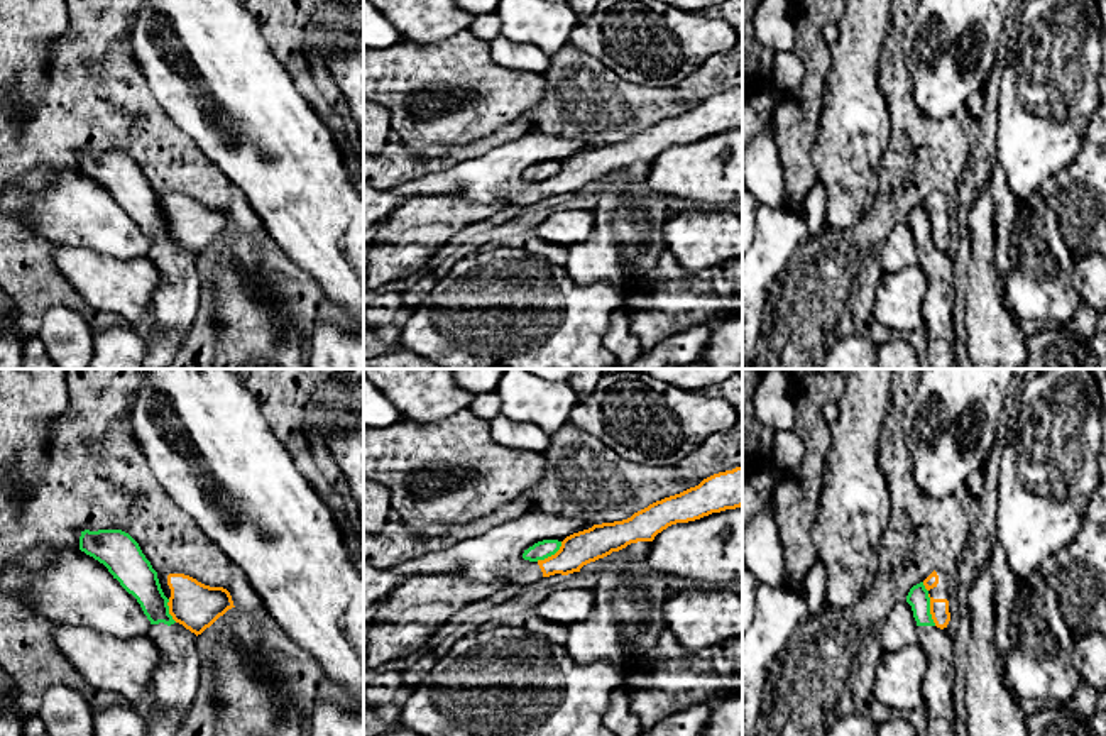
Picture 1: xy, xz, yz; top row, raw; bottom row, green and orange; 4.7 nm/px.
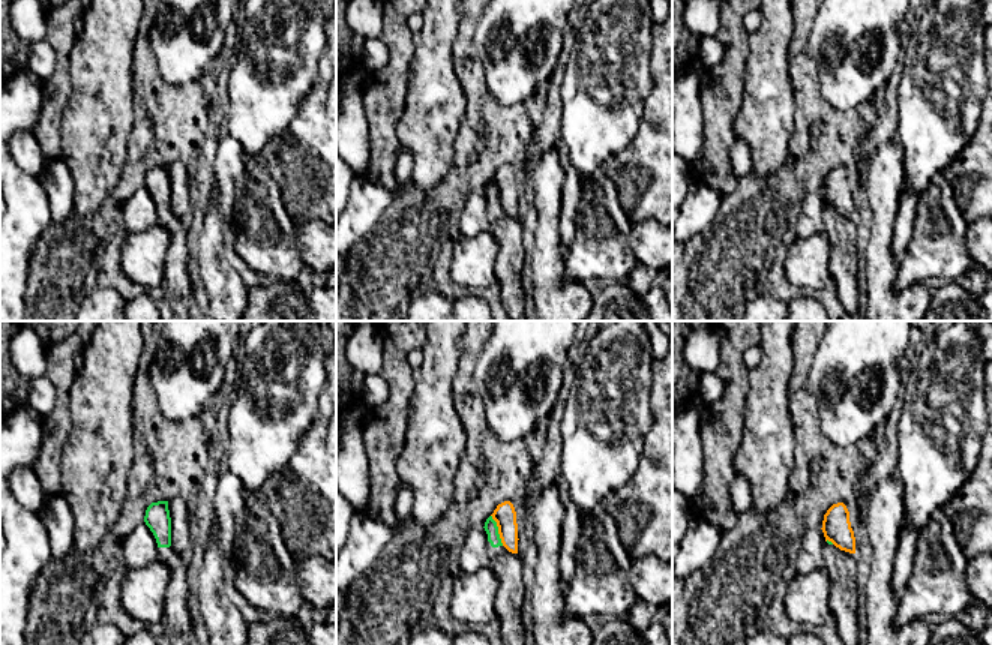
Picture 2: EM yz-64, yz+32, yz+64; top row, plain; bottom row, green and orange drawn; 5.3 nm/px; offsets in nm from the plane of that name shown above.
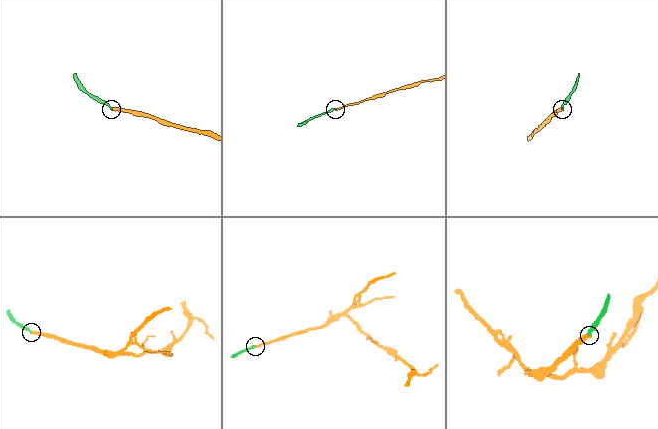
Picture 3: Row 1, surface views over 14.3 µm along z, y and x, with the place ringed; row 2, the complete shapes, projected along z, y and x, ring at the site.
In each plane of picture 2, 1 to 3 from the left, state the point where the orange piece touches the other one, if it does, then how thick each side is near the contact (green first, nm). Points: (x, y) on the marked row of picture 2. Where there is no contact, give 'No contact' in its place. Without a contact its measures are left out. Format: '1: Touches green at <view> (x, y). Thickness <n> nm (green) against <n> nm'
1: No contact
2: Touches green at yz+32 (497, 530). Thickness 70 nm (green) against 120 nm
3: Touches green at yz+64 (830, 542). Thickness 20 nm (green) against 160 nm

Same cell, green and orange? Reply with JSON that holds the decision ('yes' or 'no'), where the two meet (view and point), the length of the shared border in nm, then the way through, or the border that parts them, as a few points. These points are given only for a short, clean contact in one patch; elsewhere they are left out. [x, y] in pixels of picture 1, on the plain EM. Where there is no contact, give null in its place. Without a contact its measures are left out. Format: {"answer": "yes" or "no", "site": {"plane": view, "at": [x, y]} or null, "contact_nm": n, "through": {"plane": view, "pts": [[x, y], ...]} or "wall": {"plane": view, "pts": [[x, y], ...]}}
{"answer": "no", "site": {"plane": "yz", "at": [929, 230]}, "contact_nm": 160, "wall": {"plane": "yz", "pts": [[927, 215], [930, 239], [936, 246]]}}

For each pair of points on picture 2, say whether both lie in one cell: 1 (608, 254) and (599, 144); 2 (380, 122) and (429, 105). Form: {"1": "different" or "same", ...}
{"1": "different", "2": "different"}

